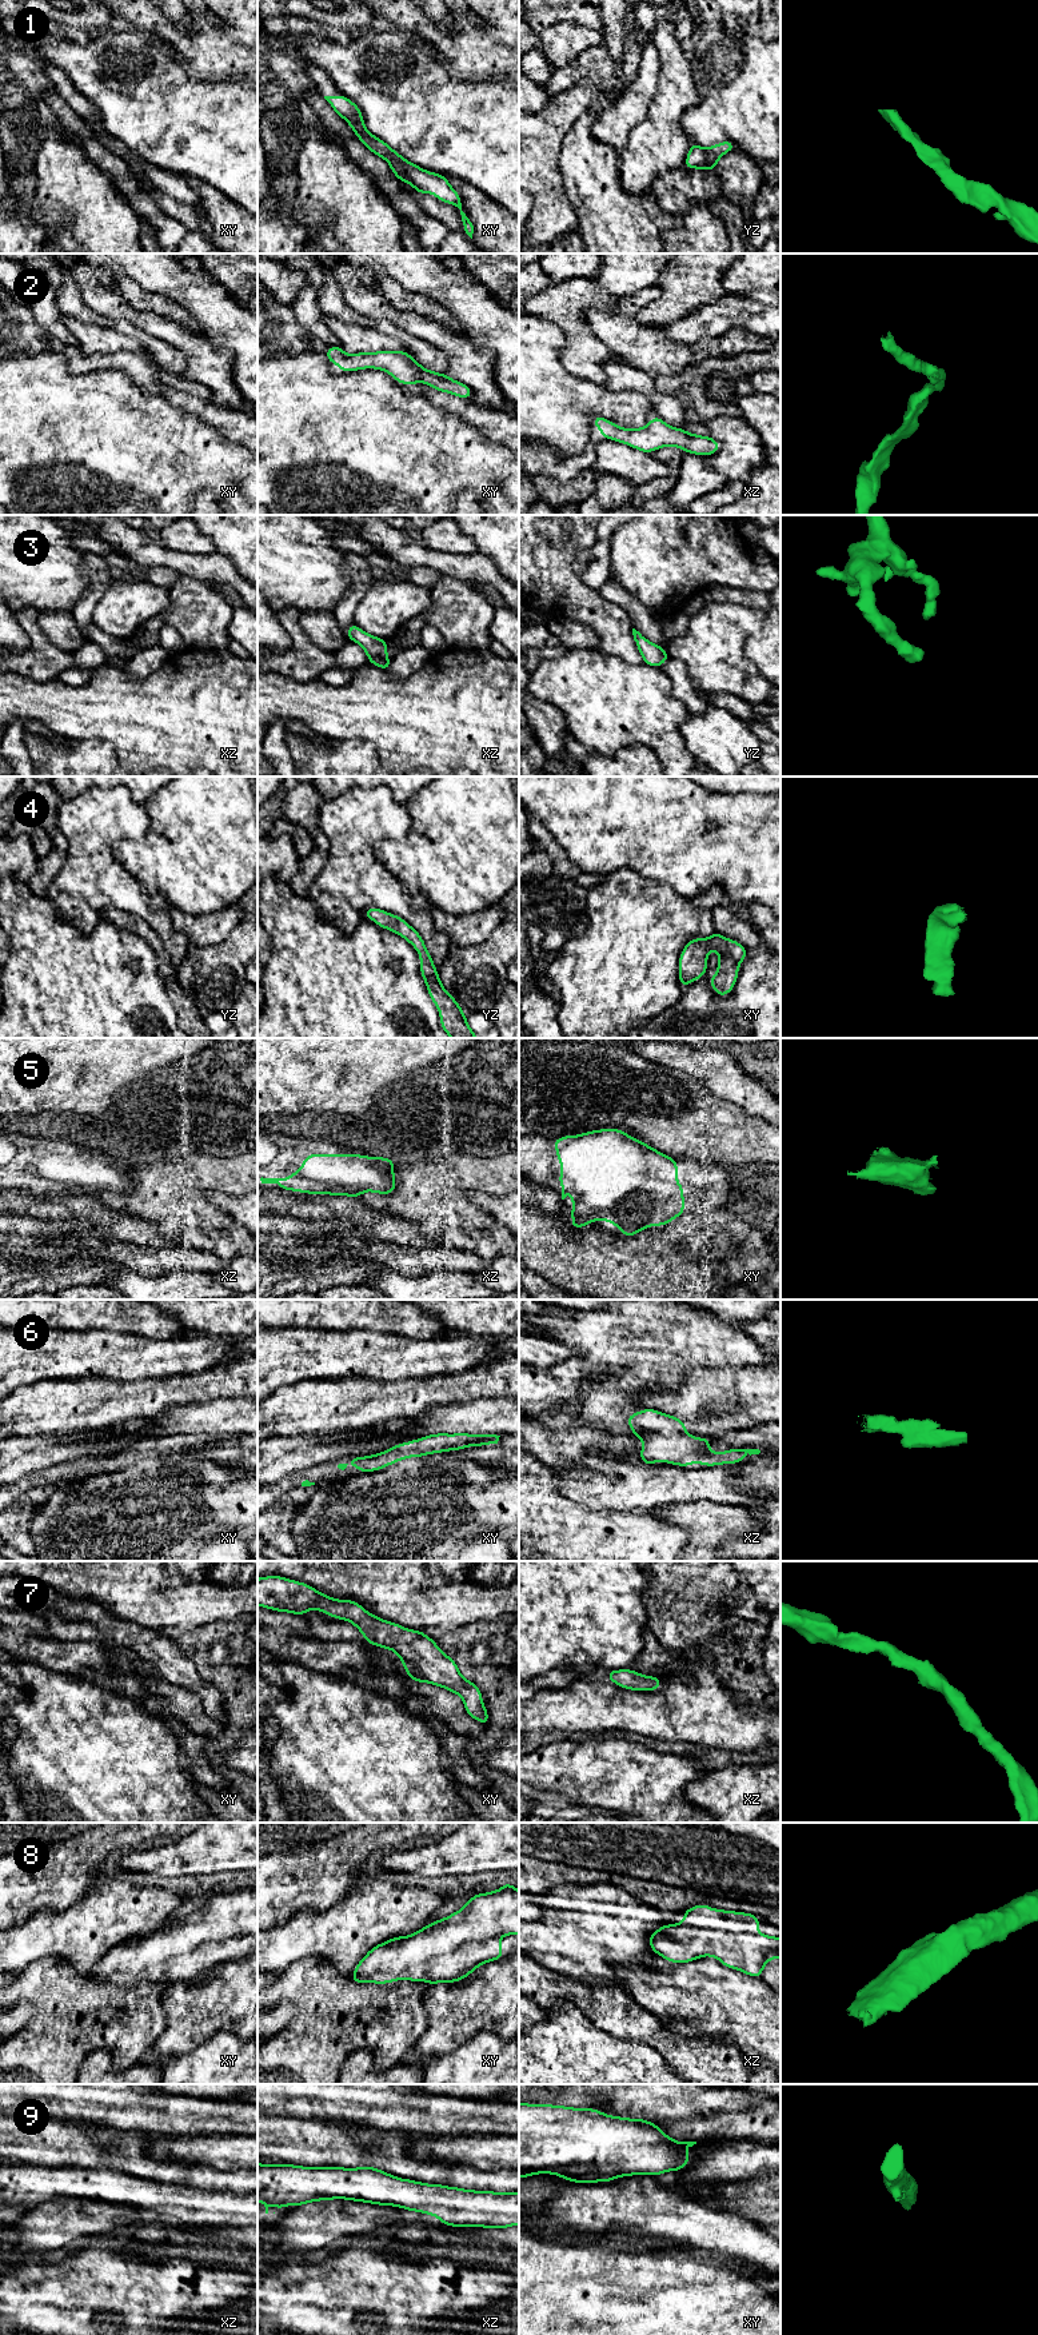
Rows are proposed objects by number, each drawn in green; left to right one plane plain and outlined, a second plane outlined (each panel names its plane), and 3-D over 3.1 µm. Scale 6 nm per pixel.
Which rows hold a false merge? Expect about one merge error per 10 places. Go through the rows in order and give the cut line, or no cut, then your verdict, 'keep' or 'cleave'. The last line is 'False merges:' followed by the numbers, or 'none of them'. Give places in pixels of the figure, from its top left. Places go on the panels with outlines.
1: no cut; keep
2: no cut; keep
3: no cut; keep
4: no cut; keep
5: no cut; keep
6: no cut; keep
7: no cut; keep
8: no cut; keep
9: no cut; keep
False merges: none of them

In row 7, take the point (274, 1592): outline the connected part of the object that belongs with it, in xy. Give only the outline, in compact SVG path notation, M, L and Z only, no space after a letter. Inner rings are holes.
M282 1576L257 1578L257 1605L299 1616L316 1609L334 1618L350 1621L368 1644L392 1649L402 1660L410 1679L459 1695L468 1716L483 1725L490 1723L478 1685L466 1680L456 1663L423 1630L406 1629L371 1614L352 1600L335 1600L308 1584Z

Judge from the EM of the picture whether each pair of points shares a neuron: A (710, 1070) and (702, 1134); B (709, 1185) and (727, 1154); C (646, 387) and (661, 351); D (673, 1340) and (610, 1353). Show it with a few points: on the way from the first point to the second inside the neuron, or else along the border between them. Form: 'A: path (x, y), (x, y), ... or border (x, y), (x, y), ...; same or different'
A: border (709, 1092), (738, 1105); different
B: border (690, 1158), (698, 1162), (721, 1164), (725, 1168); different
C: border (623, 360), (642, 368), (654, 378); different
D: path (657, 1340), (626, 1340); same

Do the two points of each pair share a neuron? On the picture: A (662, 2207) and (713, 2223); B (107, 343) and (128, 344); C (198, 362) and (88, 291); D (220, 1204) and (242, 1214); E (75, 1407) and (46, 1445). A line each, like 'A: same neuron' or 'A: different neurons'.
A: same neuron
B: same neuron
C: same neuron
D: same neuron
E: different neurons

